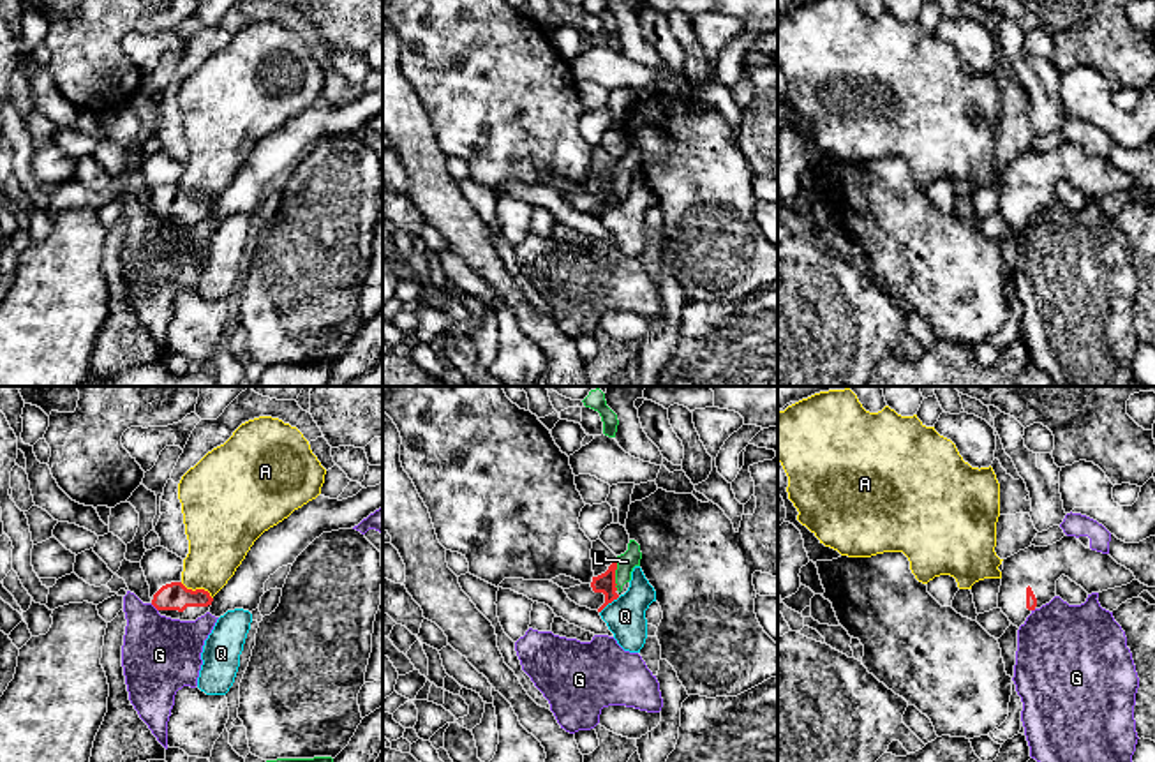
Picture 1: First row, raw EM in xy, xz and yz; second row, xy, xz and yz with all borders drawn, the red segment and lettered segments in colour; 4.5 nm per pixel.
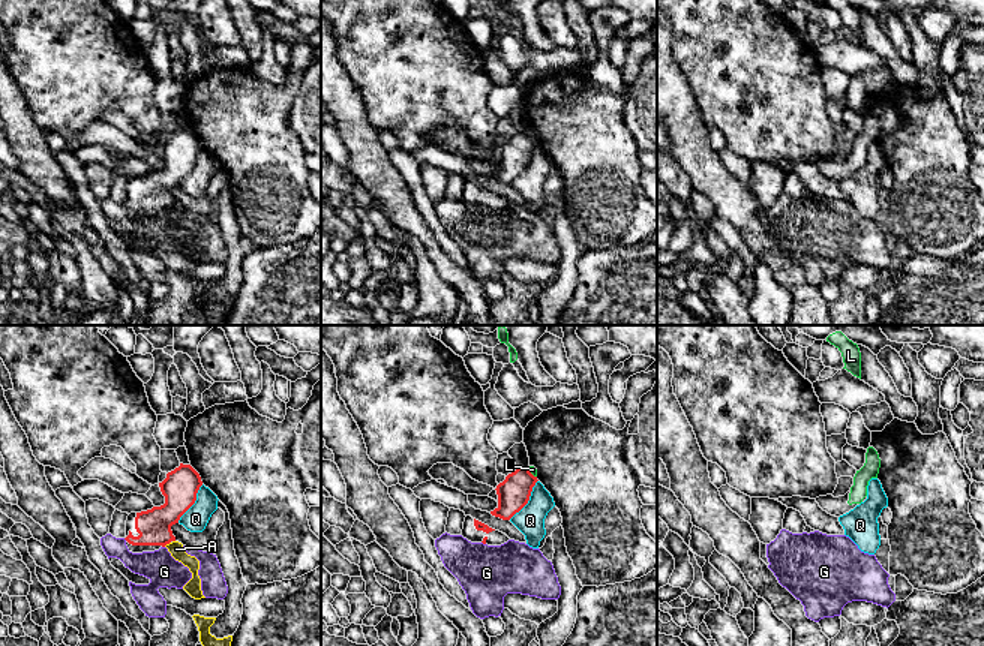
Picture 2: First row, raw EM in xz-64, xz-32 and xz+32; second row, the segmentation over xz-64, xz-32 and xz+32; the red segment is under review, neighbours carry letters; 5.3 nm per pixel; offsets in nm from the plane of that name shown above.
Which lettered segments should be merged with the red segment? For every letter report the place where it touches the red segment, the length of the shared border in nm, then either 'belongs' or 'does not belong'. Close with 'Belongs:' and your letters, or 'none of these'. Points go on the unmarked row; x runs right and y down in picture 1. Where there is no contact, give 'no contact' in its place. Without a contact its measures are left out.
A: meets red in xy at (198, 194); contact 170 nm long; does not belong
G: meets red in xy at (154, 210); contact 50 nm long; does not belong
L: meets red in xz at (614, 180); contact 140 nm long; does not belong
Q: meets red in xz at (609, 207); contact 120 nm long; does not belong
Belongs: none of these

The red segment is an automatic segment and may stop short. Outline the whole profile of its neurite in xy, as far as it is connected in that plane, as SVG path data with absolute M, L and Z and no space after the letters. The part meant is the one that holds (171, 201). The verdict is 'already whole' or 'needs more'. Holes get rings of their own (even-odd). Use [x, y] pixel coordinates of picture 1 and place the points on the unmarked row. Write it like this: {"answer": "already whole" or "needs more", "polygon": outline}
{"answer": "needs more", "polygon": "M164 152L146 155L141 164L150 190L152 210L160 220L196 226L210 217L213 203L205 194L187 194L182 189L183 164Z"}

